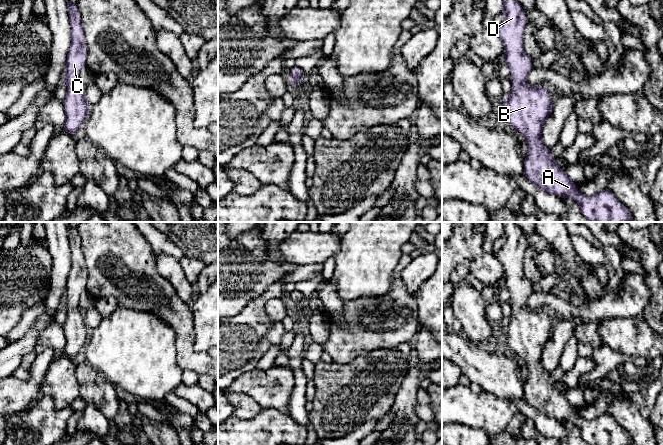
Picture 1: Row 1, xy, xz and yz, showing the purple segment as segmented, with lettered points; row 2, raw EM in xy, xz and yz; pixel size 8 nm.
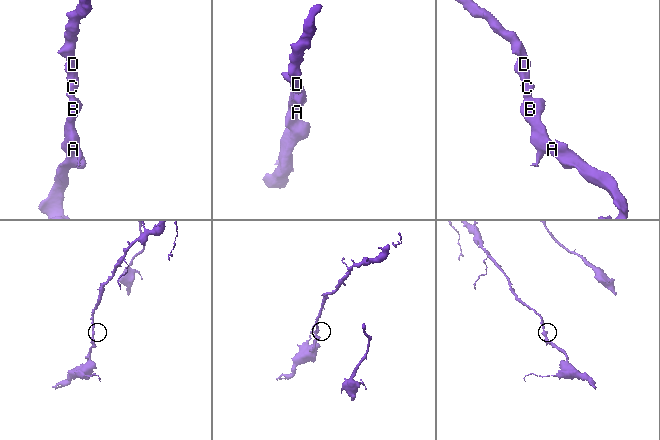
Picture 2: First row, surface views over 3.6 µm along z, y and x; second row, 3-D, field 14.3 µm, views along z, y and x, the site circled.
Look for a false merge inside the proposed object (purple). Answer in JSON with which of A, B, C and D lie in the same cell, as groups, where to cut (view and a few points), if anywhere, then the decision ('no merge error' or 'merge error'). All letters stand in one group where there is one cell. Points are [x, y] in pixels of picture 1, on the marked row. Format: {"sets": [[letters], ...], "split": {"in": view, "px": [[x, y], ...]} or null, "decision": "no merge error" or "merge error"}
{"sets": [["A", "B", "C", "D"]], "split": null, "decision": "no merge error"}

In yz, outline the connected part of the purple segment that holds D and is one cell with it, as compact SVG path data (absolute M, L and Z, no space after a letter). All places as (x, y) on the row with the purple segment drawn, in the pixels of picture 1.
M502 0L505 13L503 22L496 30L496 34L502 40L505 51L505 62L511 72L512 89L502 103L502 114L509 123L524 135L528 145L528 153L523 163L524 175L536 187L558 197L570 198L579 205L582 214L590 222L632 222L632 216L628 210L608 189L594 195L582 195L577 189L577 183L571 181L564 170L554 163L556 156L549 151L542 141L542 130L546 120L552 112L550 92L546 86L531 87L526 85L526 78L533 68L532 59L526 54L523 46L524 28L526 16L522 6L516 0Z

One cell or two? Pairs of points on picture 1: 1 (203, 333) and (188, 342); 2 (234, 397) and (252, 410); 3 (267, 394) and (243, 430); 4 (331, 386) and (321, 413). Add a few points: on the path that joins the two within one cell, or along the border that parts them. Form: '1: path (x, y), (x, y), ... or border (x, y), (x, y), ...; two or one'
1: border (193, 328), (194, 348), (198, 351), (206, 352); two
2: path (238, 399), (248, 409); one
3: border (262, 408), (275, 408), (285, 414); two
4: path (331, 393), (331, 403), (328, 406); one

